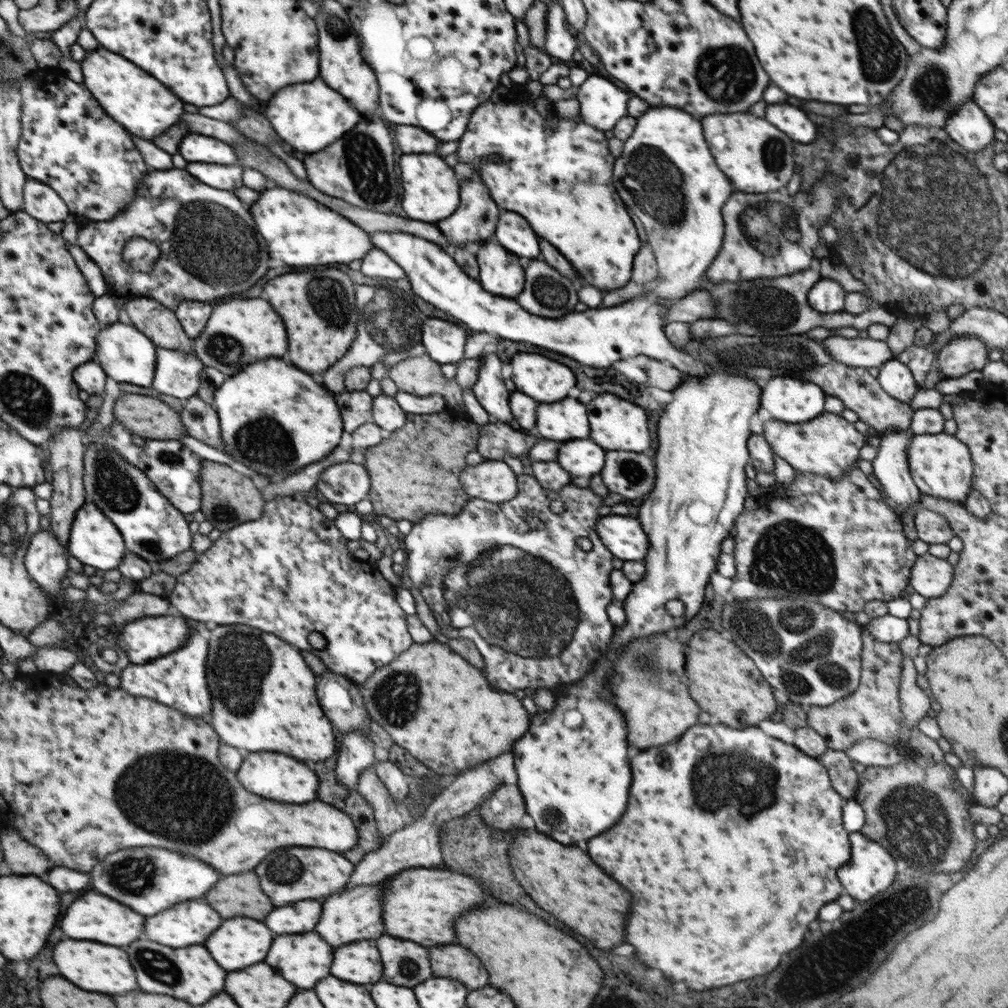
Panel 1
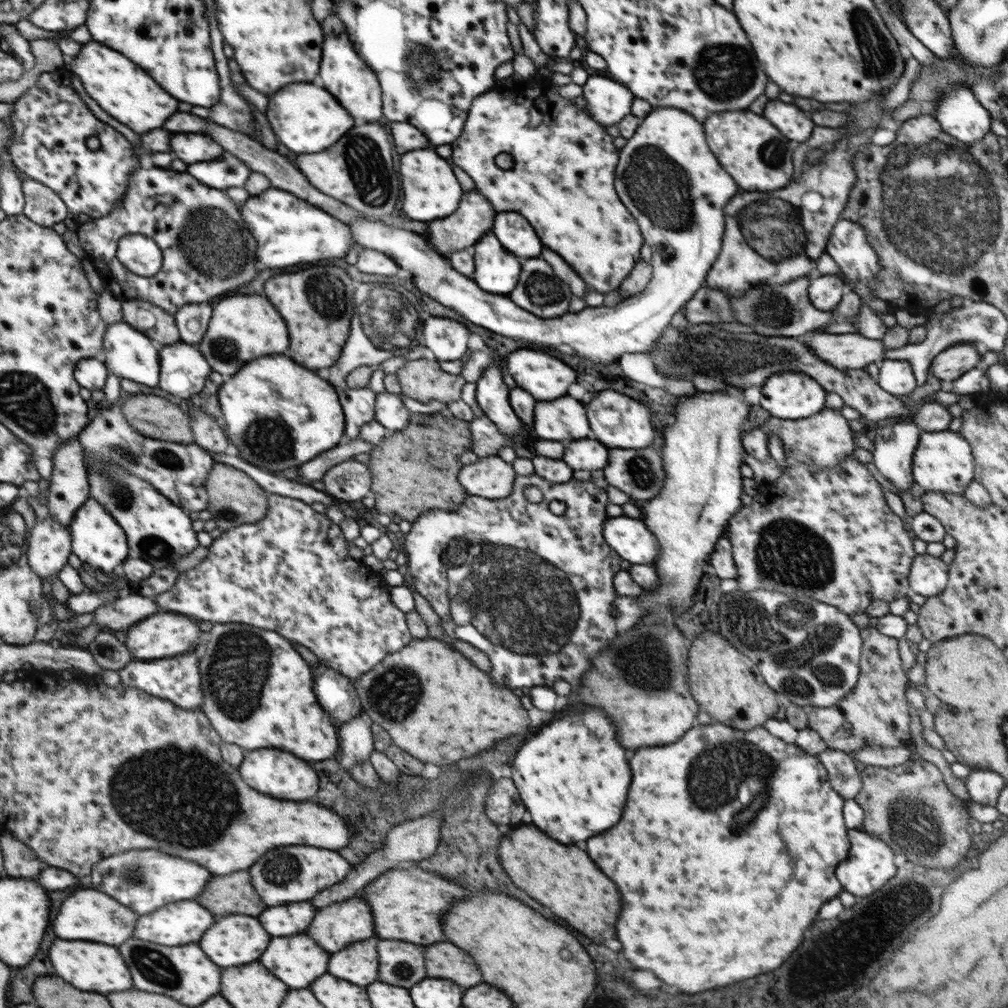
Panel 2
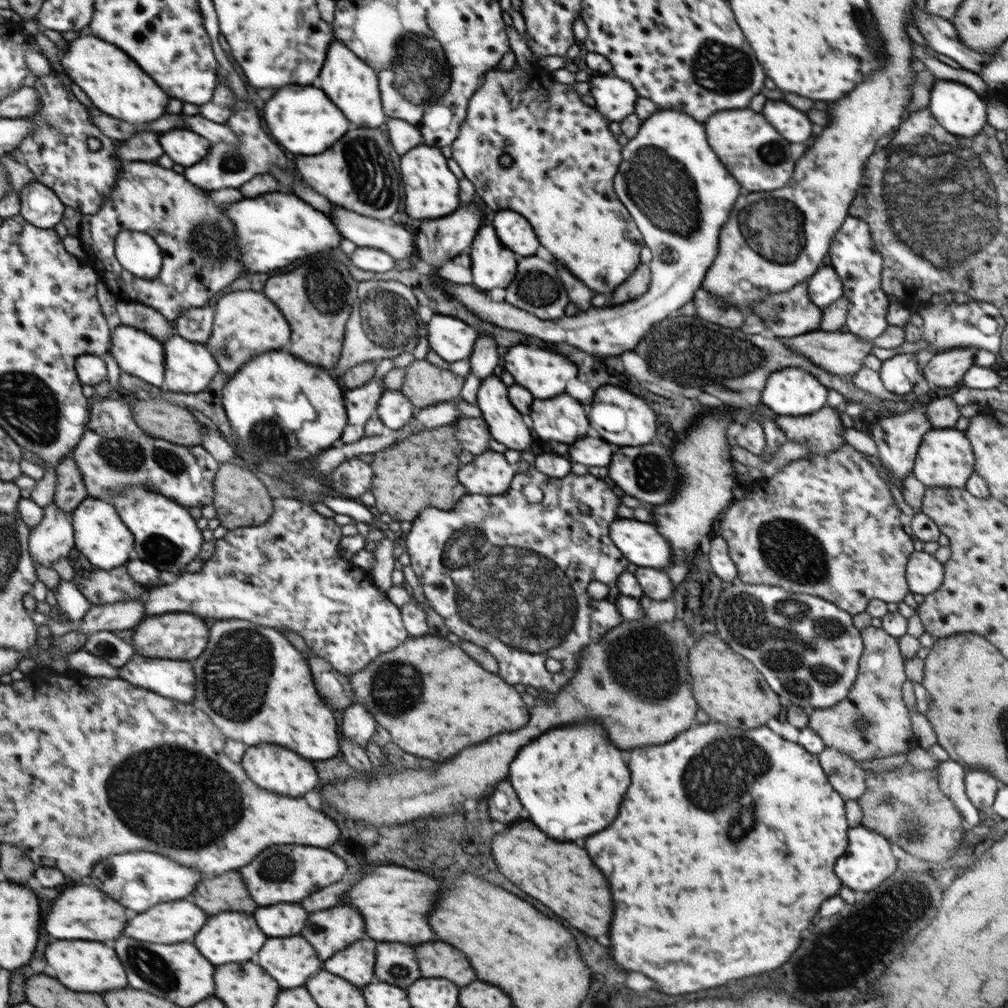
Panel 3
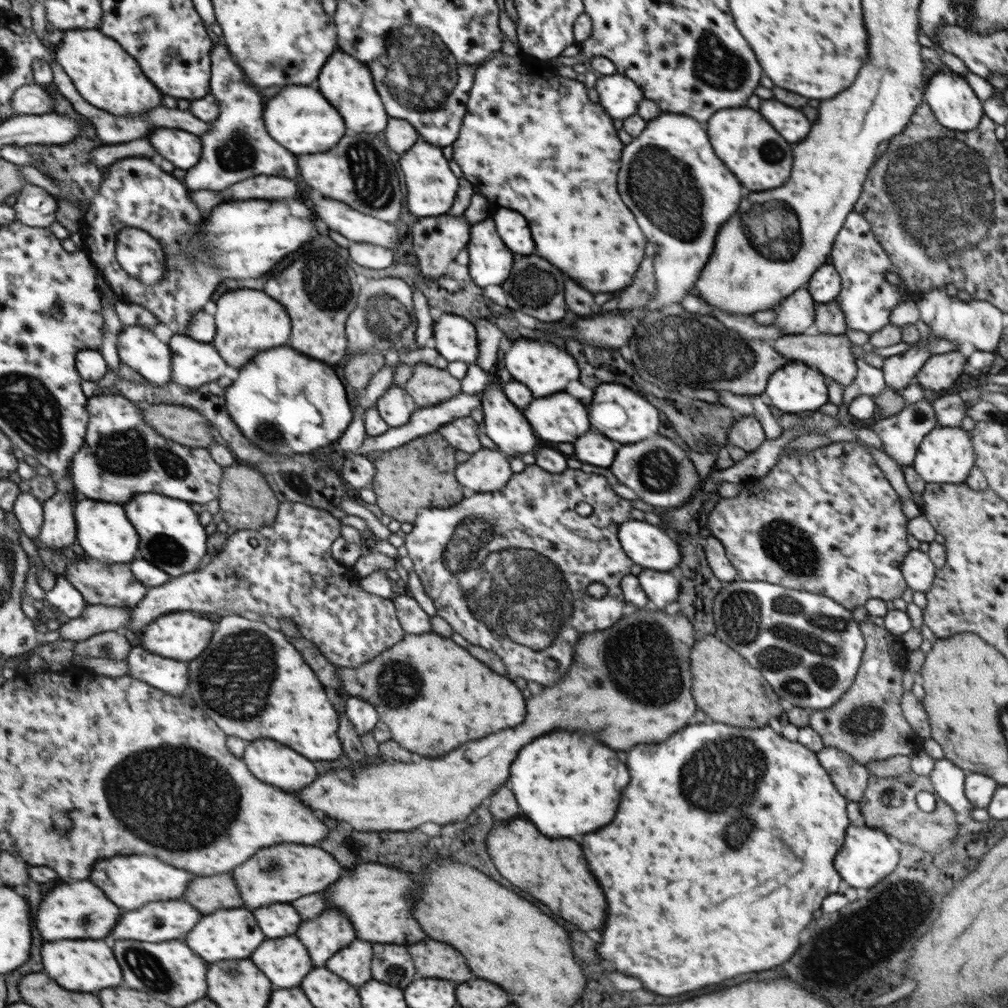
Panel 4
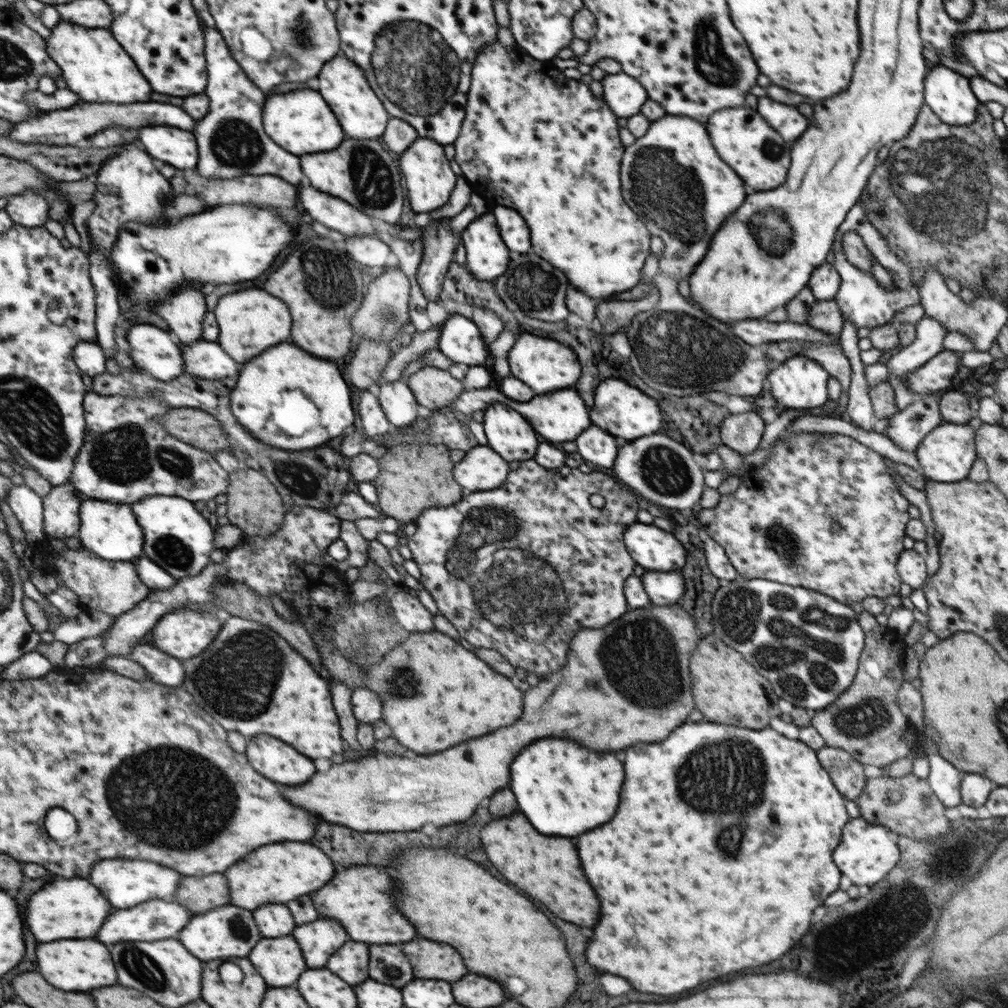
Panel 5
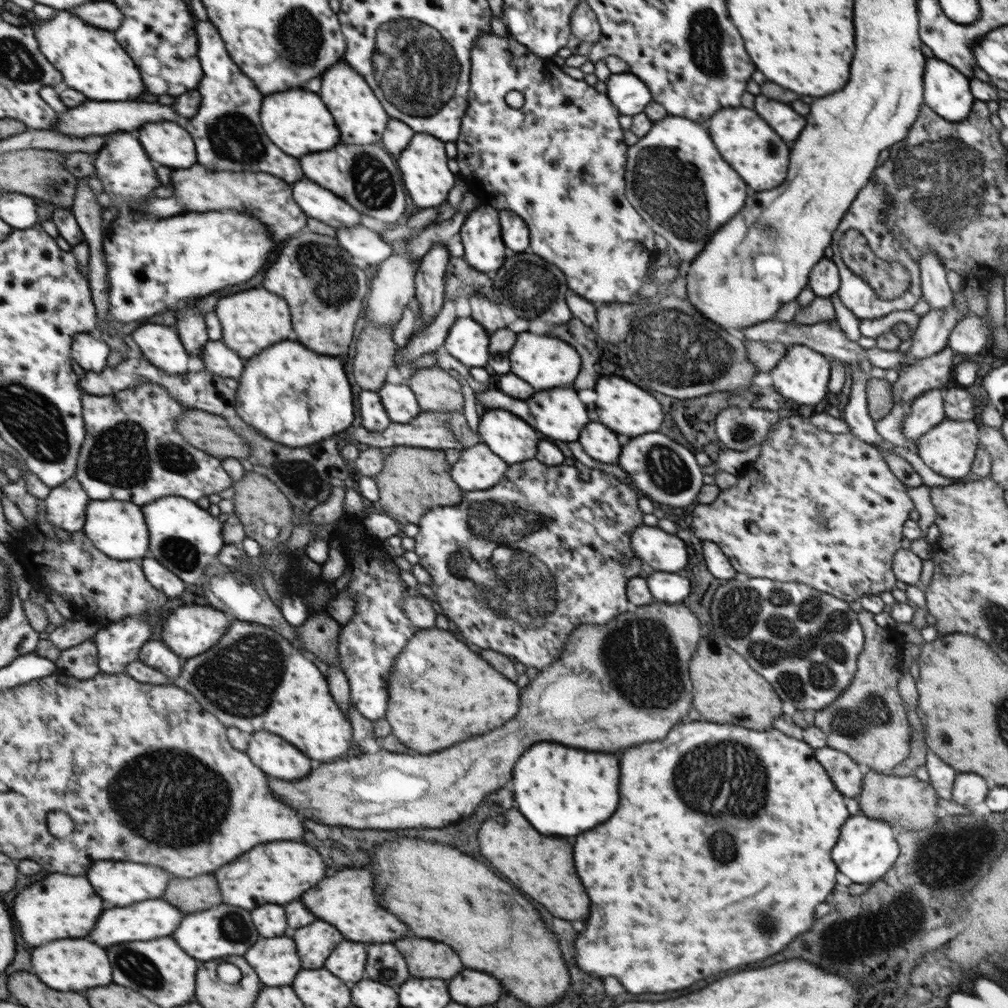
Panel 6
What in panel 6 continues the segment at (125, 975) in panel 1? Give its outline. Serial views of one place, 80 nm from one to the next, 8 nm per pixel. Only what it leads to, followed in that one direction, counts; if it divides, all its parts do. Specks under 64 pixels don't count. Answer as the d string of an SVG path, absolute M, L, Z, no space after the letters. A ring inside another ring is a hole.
M54 940L38 946L32 950L32 968L38 976L42 976L42 980L46 980L46 984L50 984L50 988L58 988L62 992L80 992L112 982L112 968L106 950L88 940Z

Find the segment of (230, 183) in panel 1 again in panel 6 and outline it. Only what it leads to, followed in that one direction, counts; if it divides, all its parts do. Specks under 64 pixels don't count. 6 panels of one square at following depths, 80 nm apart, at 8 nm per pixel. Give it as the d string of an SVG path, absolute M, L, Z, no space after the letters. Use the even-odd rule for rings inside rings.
M210 20L197 22L197 35L204 69L204 79L196 88L201 94L201 103L194 118L190 118L184 126L196 142L197 162L208 165L210 169L264 172L291 185L298 182L302 178L300 162L274 146L260 126L262 94L258 92L257 85L232 60L225 42Z

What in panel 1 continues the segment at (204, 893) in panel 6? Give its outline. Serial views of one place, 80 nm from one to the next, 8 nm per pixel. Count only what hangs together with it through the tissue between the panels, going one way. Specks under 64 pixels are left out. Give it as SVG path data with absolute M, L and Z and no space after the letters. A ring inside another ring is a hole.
M254 872L226 876L226 880L222 880L206 900L226 918L248 916L264 920L274 910L272 900L262 892L260 880Z

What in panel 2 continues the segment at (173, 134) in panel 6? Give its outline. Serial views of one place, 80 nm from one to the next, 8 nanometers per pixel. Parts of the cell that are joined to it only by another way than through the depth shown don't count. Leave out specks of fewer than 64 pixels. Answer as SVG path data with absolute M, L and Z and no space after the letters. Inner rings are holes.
M178 132L172 136L173 156L180 158L186 165L218 160L224 154L224 148L216 144L208 135L196 132Z

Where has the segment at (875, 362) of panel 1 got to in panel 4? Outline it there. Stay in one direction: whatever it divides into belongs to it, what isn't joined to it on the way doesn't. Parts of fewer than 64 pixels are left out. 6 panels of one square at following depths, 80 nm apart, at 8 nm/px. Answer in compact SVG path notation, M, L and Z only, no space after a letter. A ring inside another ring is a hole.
M807 331L797 335L786 335L772 340L772 348L792 362L802 362L815 367L828 380L834 380L844 387L852 383L857 373L857 360L848 344L848 337L844 334L818 333Z

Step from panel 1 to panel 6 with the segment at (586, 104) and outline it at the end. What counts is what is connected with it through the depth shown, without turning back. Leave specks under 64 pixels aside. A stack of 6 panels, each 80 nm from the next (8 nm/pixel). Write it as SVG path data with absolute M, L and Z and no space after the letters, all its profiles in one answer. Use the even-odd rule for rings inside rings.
M630 72L611 74L605 83L606 93L621 115L633 117L644 112L645 106L653 100L648 86Z

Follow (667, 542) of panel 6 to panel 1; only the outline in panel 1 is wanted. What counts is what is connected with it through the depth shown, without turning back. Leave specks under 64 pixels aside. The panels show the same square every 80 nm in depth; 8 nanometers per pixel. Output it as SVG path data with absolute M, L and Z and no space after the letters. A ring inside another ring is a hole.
M611 514L596 521L596 534L604 546L622 561L643 562L648 540L636 515Z

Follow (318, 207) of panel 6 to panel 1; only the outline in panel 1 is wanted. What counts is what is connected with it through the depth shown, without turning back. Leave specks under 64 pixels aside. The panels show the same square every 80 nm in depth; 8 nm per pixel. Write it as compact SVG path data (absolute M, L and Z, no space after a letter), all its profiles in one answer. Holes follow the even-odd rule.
M647 108L642 116L638 117L632 134L624 141L624 152L614 161L613 180L614 186L625 204L642 220L647 241L652 245L657 258L659 284L652 292L637 298L620 303L612 308L598 307L585 312L573 312L562 319L546 319L527 312L514 299L506 299L486 292L478 281L458 266L458 263L437 244L402 232L374 232L372 242L392 257L403 269L409 279L409 286L413 294L423 299L426 303L447 313L454 321L464 326L468 333L488 332L498 334L502 339L512 342L530 342L534 346L560 352L568 358L578 360L580 364L594 366L594 368L608 368L614 362L645 355L650 359L668 362L673 367L681 370L686 375L705 377L711 373L708 365L703 360L693 359L689 354L680 352L672 346L664 333L666 314L670 303L680 300L684 296L697 290L698 285L704 280L706 269L713 263L714 256L720 250L722 236L724 236L724 219L722 207L726 204L728 196L734 192L730 180L720 172L716 166L708 144L702 136L702 126L690 114L678 108Z

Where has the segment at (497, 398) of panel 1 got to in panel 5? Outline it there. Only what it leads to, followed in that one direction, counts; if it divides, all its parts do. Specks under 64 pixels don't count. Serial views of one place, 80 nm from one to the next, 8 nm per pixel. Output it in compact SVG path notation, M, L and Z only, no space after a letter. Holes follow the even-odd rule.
M506 403L489 404L485 409L484 432L488 446L508 462L532 459L538 436L532 426Z

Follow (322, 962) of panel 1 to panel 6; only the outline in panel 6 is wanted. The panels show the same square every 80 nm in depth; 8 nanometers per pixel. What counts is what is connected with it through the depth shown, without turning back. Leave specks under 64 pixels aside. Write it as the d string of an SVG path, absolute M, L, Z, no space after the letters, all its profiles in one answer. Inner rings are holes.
M286 936L258 940L258 944L246 952L246 960L258 968L258 976L266 980L266 986L290 986L300 972L296 944Z

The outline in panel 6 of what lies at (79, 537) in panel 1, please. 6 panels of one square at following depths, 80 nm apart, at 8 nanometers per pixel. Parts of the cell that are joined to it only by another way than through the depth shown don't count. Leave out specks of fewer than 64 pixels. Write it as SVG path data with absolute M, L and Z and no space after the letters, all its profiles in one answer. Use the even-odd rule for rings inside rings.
M91 500L86 510L83 531L98 549L115 560L132 560L148 556L149 532L141 505L119 500Z

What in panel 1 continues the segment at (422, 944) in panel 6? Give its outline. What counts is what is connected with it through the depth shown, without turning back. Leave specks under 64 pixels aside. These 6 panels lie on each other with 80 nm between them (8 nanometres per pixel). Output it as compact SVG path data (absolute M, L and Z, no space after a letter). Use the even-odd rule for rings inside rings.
M452 944L436 946L436 948L430 948L428 957L434 968L434 976L456 978L466 986L474 986L470 990L478 990L488 984L490 976L484 964L470 950L462 946L452 946Z

